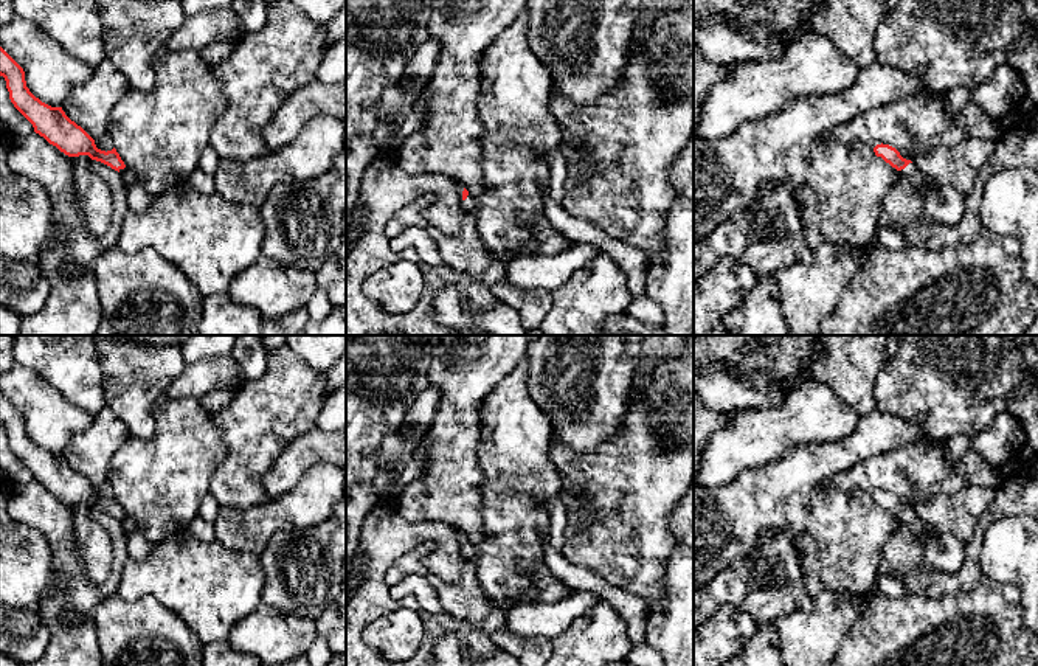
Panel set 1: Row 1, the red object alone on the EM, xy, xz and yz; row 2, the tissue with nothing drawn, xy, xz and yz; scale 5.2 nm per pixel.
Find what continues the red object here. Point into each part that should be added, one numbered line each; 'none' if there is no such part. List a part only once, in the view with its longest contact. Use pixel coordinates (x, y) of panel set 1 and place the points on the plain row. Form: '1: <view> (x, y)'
1: yz (916, 527)

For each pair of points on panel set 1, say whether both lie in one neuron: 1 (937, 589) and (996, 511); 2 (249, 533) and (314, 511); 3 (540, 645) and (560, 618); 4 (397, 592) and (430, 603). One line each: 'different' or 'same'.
1: same
2: same
3: different
4: same

